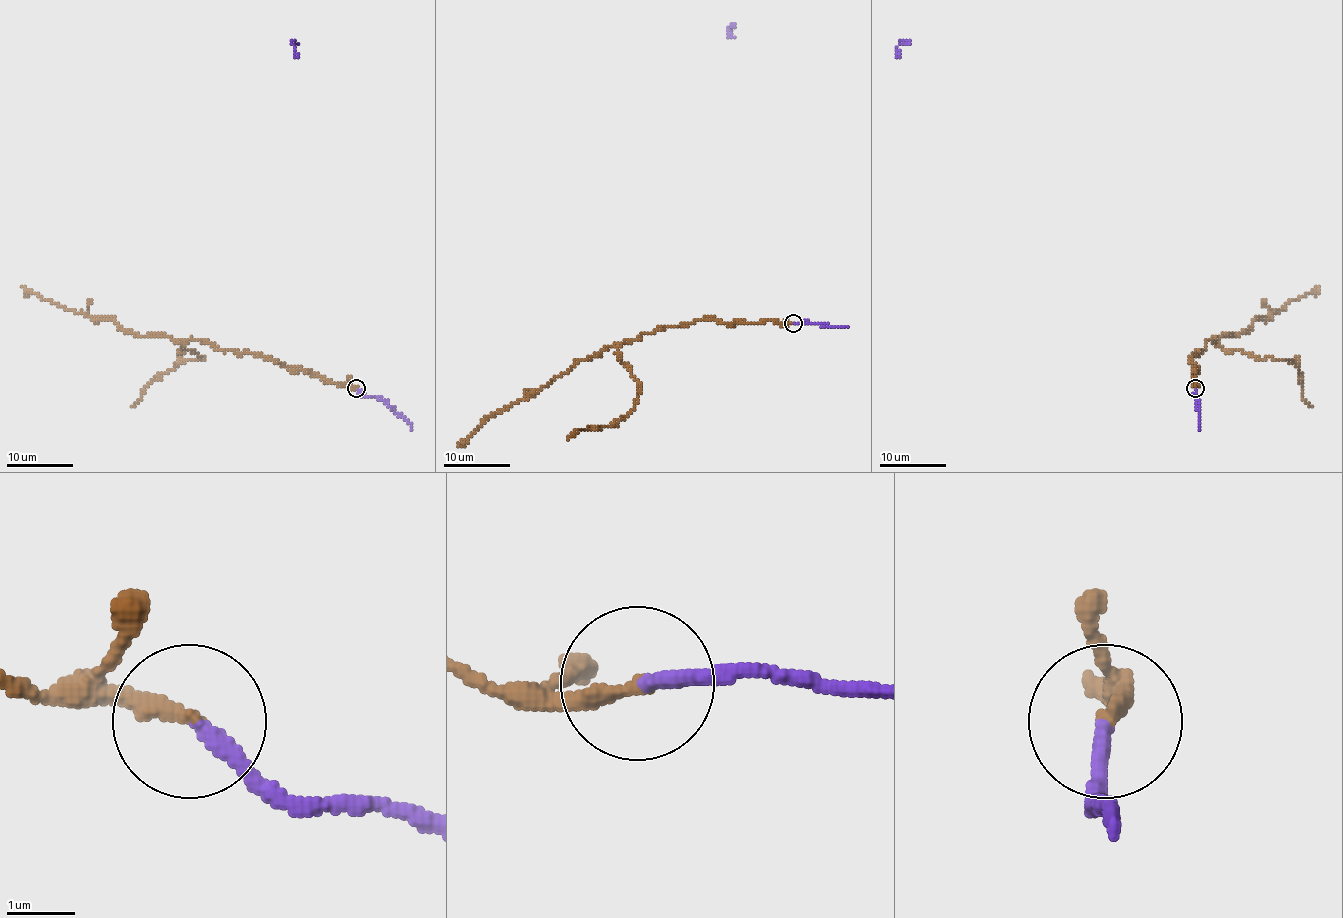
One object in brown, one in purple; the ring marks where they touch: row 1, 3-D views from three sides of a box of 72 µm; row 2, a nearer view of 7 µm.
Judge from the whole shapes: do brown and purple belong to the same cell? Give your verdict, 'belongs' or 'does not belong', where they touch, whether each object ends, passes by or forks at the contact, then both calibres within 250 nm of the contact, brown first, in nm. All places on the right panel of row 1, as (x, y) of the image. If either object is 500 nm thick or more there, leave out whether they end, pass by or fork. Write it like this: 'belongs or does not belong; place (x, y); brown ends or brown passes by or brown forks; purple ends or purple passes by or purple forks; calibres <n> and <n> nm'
belongs; place (1195, 388); brown ends; purple ends; calibres 240 and 240 nm

